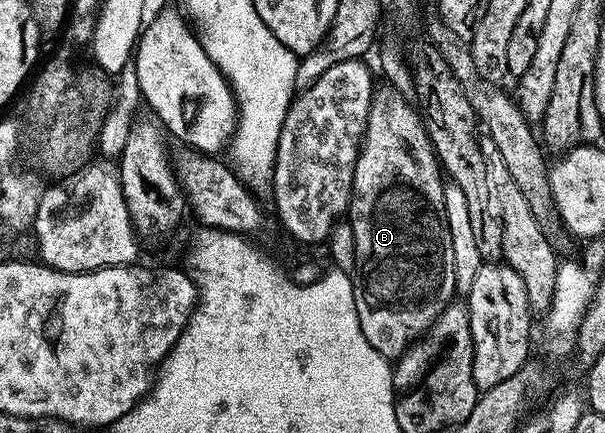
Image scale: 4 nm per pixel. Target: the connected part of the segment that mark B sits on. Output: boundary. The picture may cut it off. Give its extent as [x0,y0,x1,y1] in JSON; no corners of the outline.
[346,83,457,359]

